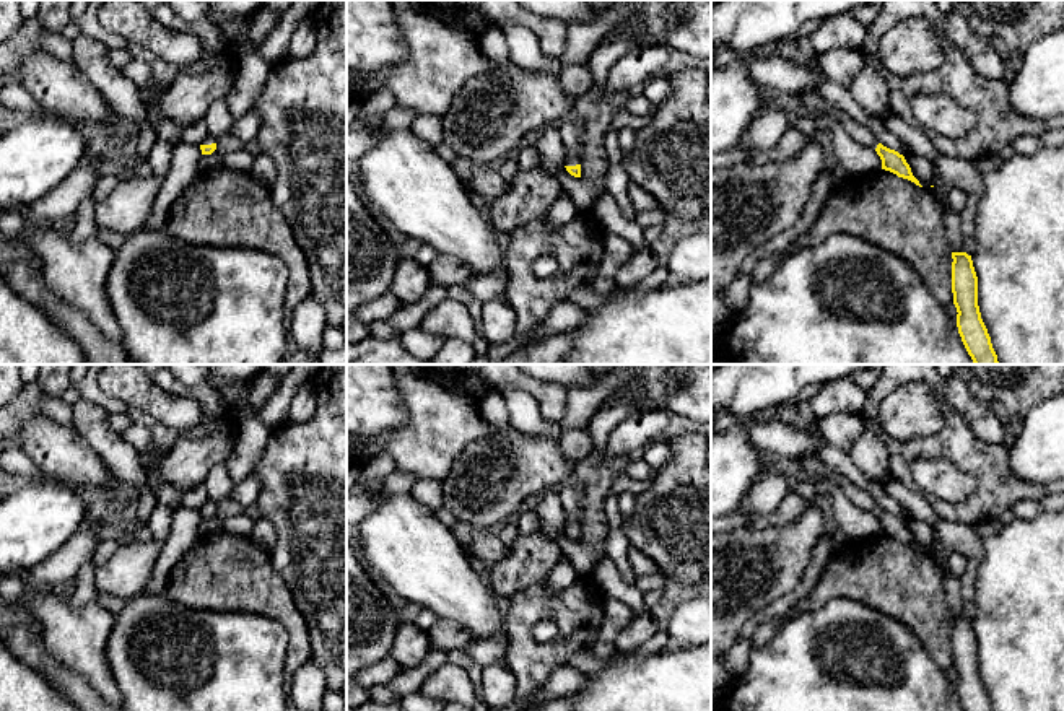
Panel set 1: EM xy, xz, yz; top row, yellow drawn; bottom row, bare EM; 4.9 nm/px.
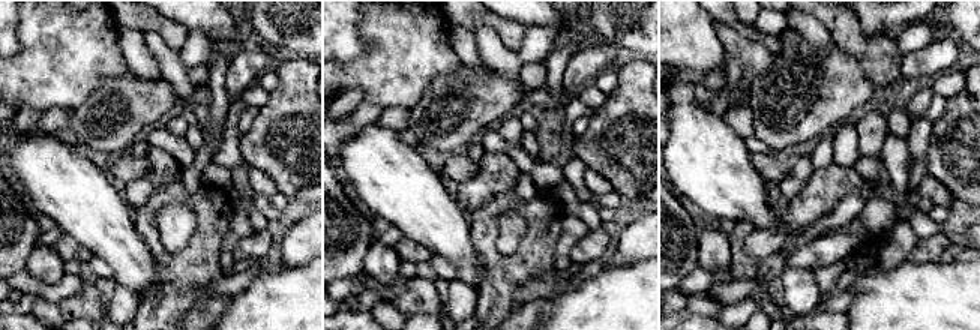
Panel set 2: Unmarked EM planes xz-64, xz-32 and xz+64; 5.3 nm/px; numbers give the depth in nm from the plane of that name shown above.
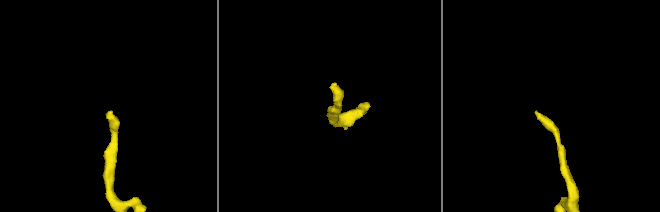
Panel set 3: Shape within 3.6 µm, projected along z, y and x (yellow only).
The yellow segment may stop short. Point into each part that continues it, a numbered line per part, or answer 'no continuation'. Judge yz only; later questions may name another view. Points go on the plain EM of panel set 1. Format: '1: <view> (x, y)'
1: yz (815, 469)

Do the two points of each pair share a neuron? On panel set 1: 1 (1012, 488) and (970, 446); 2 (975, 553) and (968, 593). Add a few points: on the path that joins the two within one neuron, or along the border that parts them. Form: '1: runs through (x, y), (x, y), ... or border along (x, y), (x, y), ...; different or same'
1: runs through (1002, 479), (980, 456); same
2: runs through (973, 563), (968, 583); same

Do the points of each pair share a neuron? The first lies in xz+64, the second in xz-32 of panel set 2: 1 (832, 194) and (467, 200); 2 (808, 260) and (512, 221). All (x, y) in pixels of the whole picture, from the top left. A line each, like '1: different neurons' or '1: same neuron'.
1: same neuron
2: same neuron

